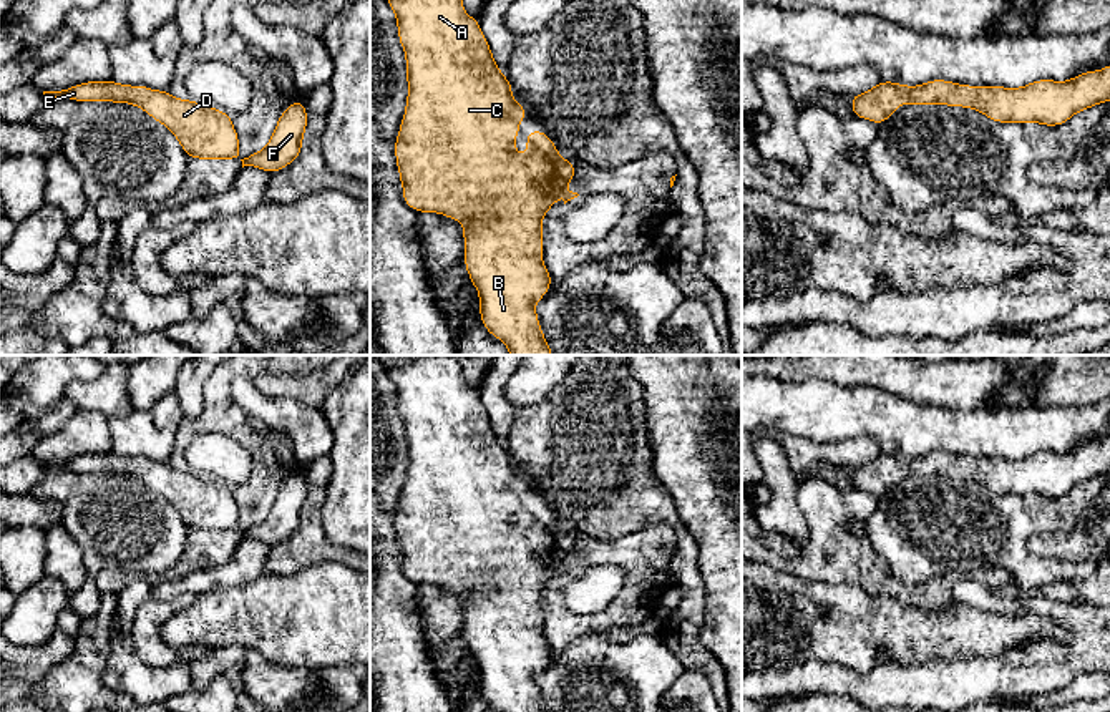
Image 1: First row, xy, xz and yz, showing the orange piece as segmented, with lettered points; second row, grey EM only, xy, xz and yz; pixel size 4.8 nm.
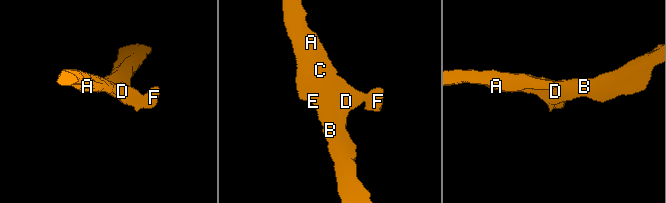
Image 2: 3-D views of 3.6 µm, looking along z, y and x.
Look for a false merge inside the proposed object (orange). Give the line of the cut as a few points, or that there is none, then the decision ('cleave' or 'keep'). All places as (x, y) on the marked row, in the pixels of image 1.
no cut; keep

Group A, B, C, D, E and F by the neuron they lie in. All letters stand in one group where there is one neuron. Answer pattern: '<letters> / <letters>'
A B C D E F

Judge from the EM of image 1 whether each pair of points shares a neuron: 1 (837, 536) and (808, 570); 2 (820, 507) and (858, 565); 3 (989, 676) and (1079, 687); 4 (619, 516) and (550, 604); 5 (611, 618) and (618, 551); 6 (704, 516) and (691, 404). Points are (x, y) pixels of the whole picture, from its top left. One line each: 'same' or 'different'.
1: different
2: same
3: different
4: different
5: same
6: same

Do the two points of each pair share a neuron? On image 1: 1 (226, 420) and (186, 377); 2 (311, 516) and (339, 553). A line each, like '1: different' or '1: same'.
1: different
2: same

